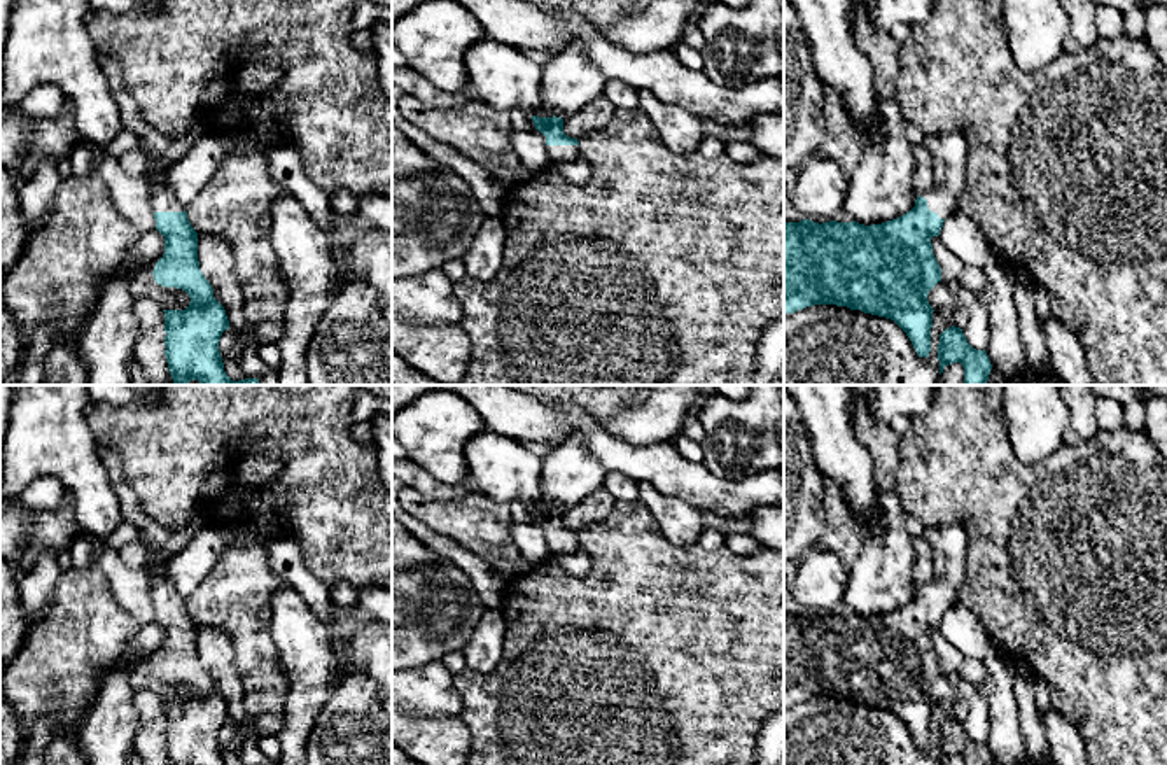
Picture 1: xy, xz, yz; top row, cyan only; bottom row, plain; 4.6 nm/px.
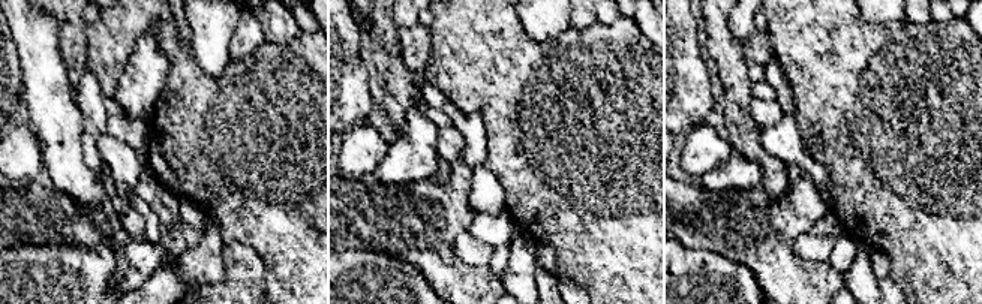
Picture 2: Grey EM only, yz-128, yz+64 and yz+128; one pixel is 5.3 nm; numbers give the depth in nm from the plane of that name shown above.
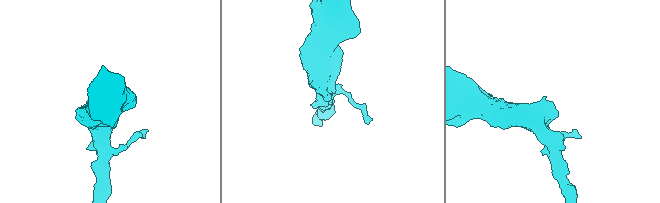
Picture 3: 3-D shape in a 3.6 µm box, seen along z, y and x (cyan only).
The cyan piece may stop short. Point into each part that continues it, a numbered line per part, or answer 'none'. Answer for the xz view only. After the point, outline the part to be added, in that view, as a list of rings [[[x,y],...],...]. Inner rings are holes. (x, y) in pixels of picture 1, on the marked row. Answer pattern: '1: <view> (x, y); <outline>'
1: xz (557, 153); [[[546,145],[551,161],[555,163],[565,163],[565,161],[576,161],[579,156],[579,145]]]

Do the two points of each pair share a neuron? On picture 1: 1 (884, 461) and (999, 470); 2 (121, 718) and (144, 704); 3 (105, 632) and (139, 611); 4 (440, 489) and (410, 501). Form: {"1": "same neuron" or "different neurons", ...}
{"1": "different neurons", "2": "different neurons", "3": "different neurons", "4": "different neurons"}

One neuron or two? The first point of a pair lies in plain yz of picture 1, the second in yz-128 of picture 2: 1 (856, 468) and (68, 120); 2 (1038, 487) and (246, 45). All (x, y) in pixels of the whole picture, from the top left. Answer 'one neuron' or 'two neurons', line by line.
1: one neuron
2: two neurons

